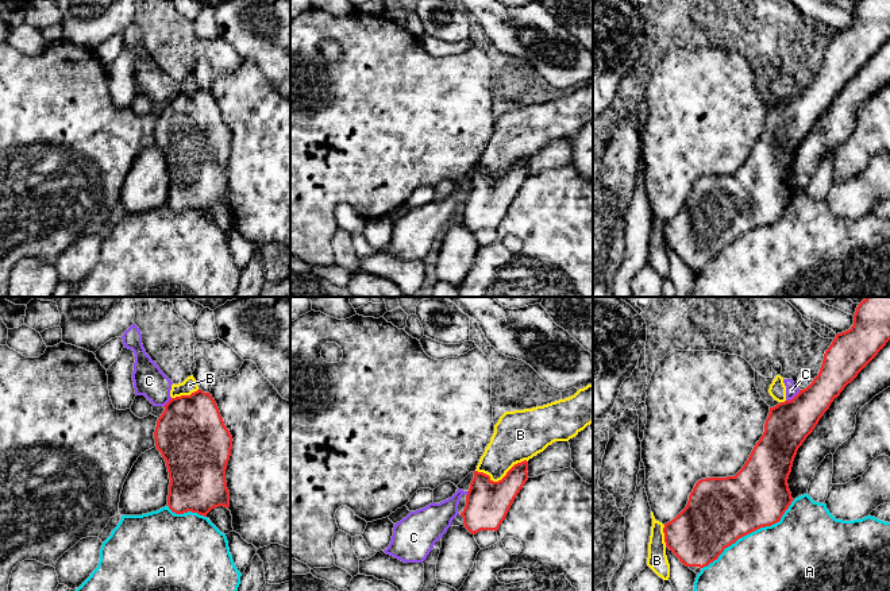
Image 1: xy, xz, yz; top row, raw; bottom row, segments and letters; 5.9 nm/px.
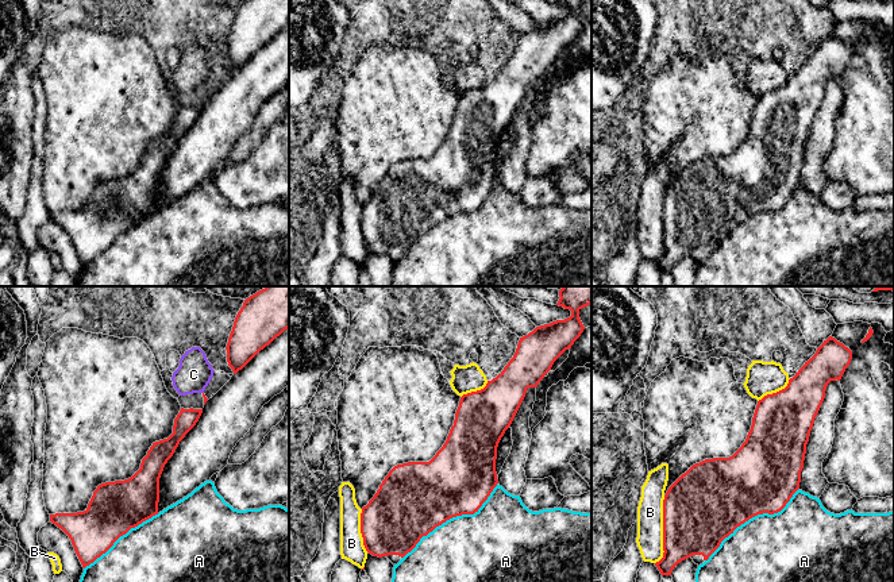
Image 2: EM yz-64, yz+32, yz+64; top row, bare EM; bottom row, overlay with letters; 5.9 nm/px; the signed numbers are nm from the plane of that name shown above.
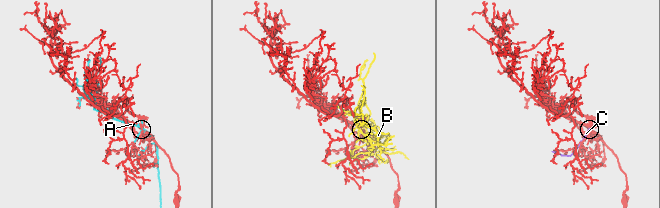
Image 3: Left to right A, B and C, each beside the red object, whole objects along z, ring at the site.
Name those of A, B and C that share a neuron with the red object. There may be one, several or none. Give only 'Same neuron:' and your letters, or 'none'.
Same neuron: none

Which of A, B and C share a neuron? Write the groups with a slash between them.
A / B C

